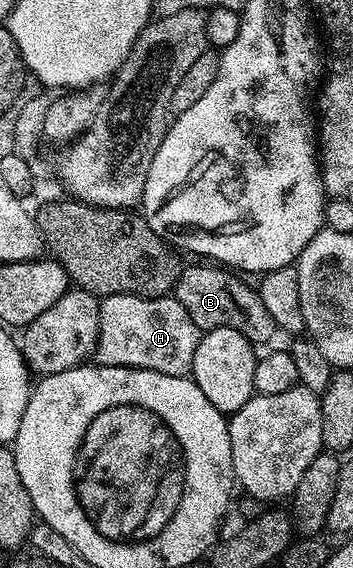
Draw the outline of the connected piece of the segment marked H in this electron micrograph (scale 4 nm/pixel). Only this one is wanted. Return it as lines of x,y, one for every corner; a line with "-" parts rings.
116,294
101,297
98,305
98,345
92,357
103,368
143,368
169,376
190,372
200,330
188,318
188,310
173,295
147,298

